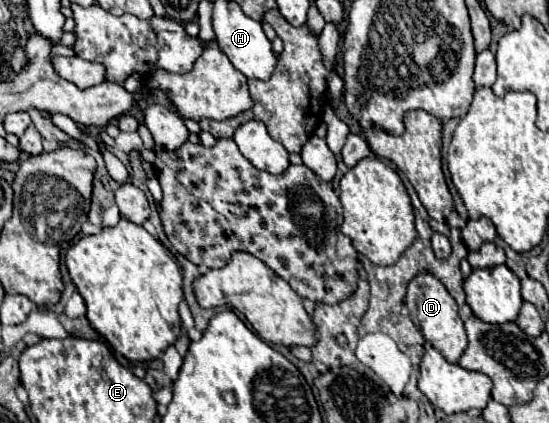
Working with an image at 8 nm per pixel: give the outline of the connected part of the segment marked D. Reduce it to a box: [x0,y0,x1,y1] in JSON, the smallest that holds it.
[405,273,467,363]

